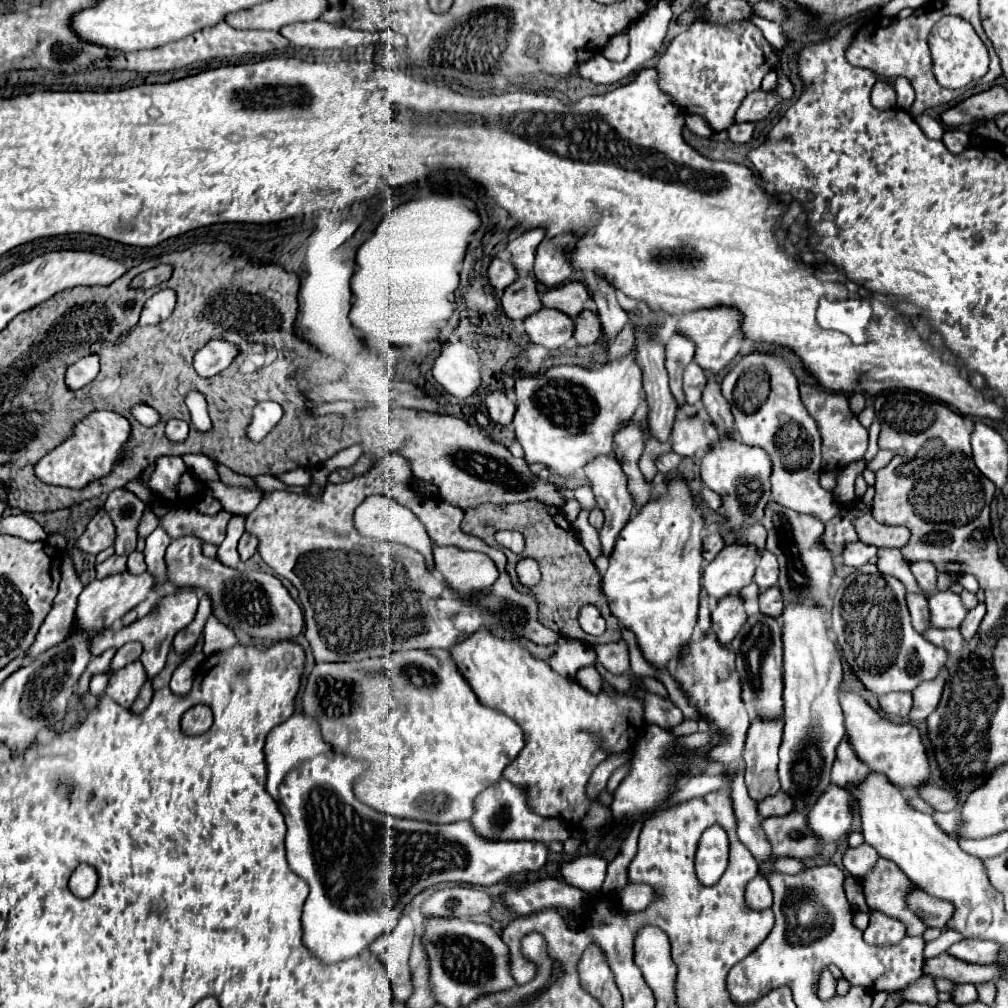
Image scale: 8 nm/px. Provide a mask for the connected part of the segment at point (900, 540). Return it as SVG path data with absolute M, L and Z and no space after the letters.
M853 509L855 513L855 531L863 543L871 543L875 547L903 547L909 539L909 529L905 527L889 527L877 523L869 511Z

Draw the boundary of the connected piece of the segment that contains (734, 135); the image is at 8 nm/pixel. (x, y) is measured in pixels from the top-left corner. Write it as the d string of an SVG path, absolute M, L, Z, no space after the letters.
M755 123L731 125L731 129L727 129L729 141L733 141L733 143L747 143L751 139L751 135L753 135L753 129L755 129Z

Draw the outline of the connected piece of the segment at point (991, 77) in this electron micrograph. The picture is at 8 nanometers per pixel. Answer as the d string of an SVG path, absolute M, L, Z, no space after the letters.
M989 45L989 57L991 57L991 65L989 65L989 73L983 77L983 81L985 81L987 85L993 85L993 83L1001 77L1001 67L999 67L999 57L997 57L995 51L991 49L991 45Z

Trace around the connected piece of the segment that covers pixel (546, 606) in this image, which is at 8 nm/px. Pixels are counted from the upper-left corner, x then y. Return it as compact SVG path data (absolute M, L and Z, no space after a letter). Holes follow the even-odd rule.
M523 501L523 503L511 503L511 505L491 505L489 503L489 527L475 527L475 531L469 531L469 535L483 539L489 545L495 545L495 539L491 537L499 529L509 529L509 531L519 531L525 535L525 549L521 555L507 553L507 573L511 579L515 579L515 563L523 557L533 557L541 565L541 581L537 587L533 587L531 593L539 603L539 621L559 633L561 637L567 639L579 639L587 645L595 643L611 643L621 639L621 627L617 619L611 615L609 617L609 607L607 599L599 589L601 583L601 571L597 565L591 561L589 553L583 549L583 545L575 537L573 525L565 519L565 515L551 505L539 503L539 501ZM593 603L601 615L607 621L607 629L601 637L593 637L585 633L579 623L577 623L577 613L581 605Z

